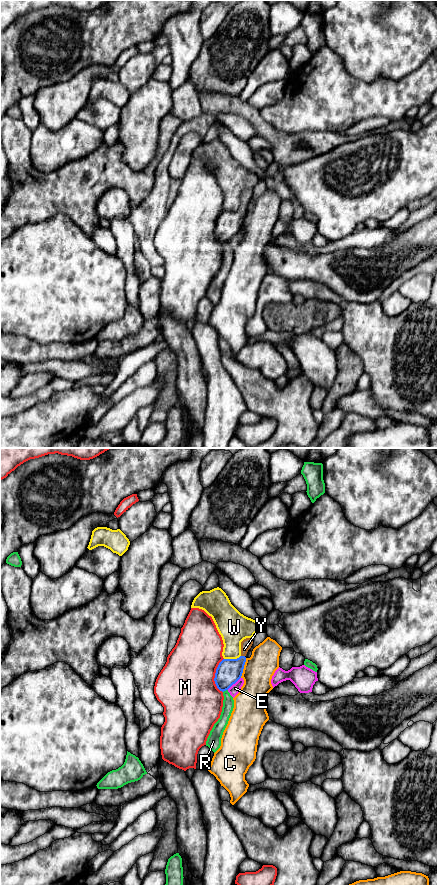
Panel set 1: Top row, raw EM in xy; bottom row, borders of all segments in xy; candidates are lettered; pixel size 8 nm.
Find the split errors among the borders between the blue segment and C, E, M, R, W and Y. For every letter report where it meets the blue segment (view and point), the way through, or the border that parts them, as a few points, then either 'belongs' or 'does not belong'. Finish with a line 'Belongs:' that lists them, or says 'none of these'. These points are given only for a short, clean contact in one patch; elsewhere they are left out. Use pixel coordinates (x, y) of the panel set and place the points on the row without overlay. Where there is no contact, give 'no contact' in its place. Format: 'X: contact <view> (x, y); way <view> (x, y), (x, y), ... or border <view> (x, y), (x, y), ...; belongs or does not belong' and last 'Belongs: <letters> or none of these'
C: contact xy (243, 220); does not belong
E: contact xy (233, 235); border xy (240, 229), (227, 241); does not belong
M: contact xy (215, 227); does not belong
R: contact xy (225, 242); does not belong
W: contact xy (232, 211); does not belong
Y: contact xy (243, 208); way xy (229, 223), (243, 208), (246, 196); belongs
Belongs: Y

